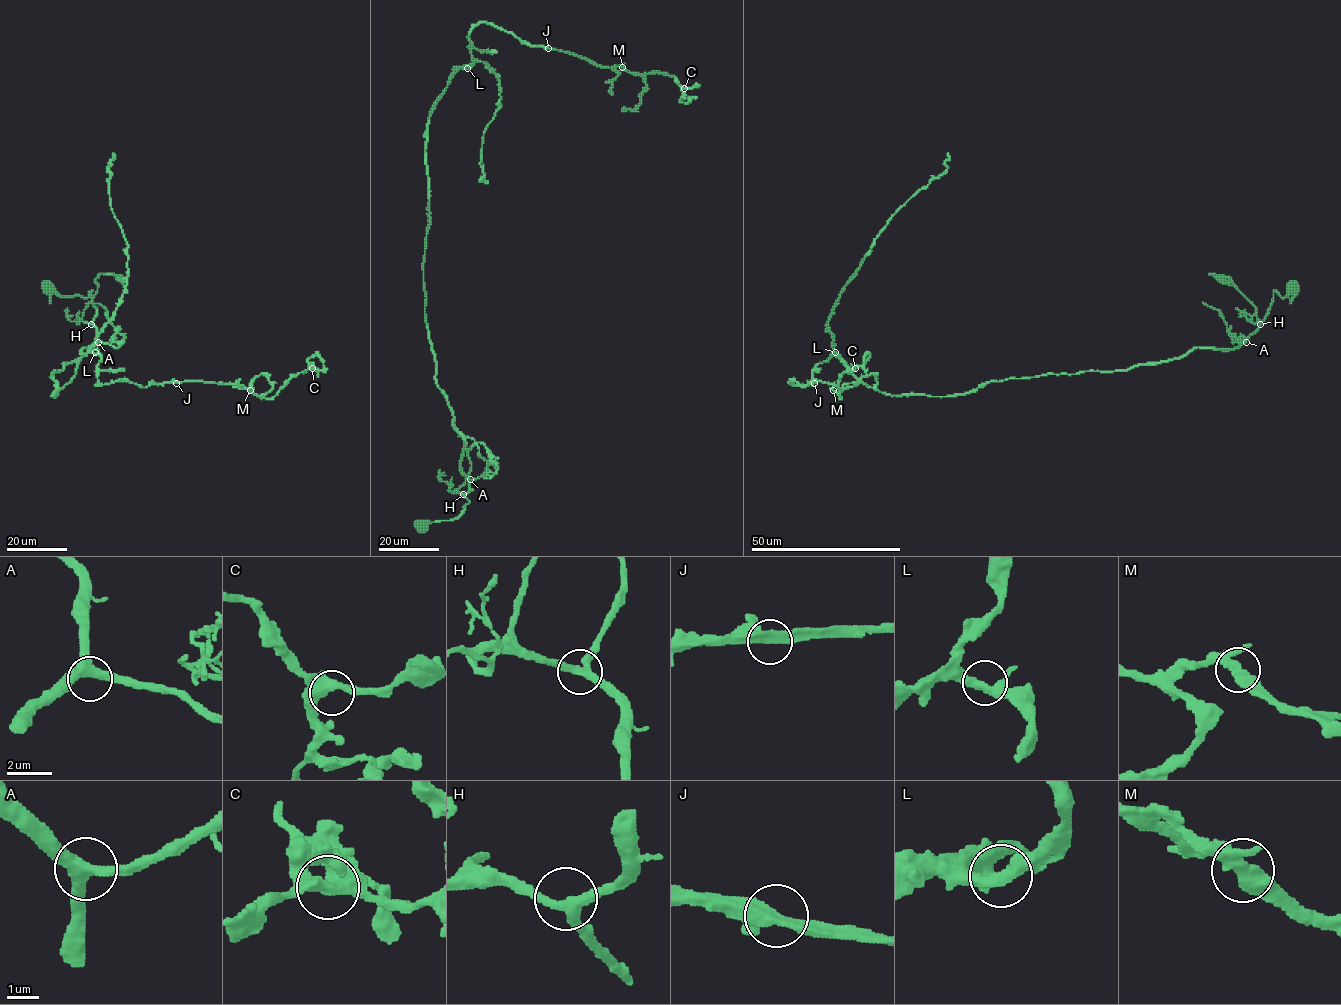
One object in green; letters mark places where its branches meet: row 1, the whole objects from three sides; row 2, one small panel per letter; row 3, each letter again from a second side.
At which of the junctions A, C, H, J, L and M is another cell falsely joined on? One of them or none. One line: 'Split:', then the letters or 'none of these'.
Split: none of these

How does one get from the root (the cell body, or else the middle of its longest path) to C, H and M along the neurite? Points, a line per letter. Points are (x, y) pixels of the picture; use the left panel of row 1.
C: (47, 289), (96, 309), (54, 396), (88, 352), (96, 385), (265, 398), (312, 368)
H: (47, 289), (62, 297), (86, 298), (92, 291), (91, 301), (96, 315), (91, 324)
M: (47, 289), (92, 291), (96, 309), (96, 340), (50, 374), (54, 396), (88, 352), (96, 385), (250, 390)

